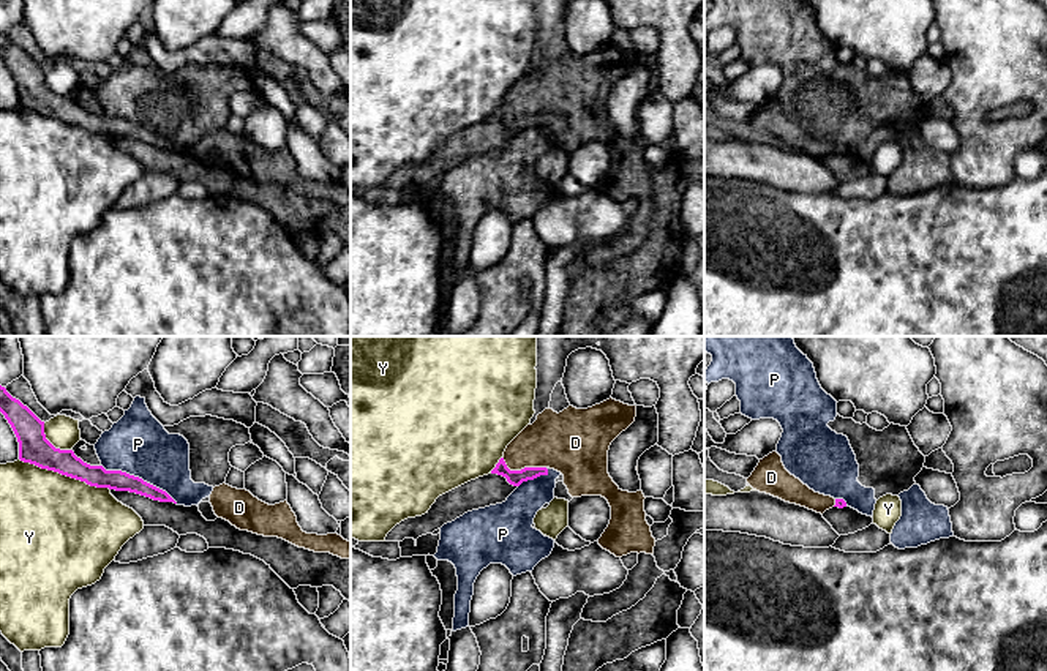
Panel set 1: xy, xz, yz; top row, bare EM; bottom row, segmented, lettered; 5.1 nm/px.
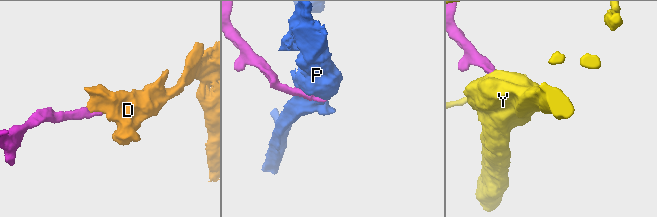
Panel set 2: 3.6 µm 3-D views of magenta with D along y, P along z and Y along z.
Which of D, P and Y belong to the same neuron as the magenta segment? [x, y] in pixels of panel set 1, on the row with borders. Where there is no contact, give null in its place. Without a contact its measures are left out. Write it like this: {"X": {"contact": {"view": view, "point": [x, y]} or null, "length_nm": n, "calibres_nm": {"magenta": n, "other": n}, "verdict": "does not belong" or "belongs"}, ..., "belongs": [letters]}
{"D": {"contact": {"view": "xz", "point": [523, 469]}, "length_nm": 220, "calibres_nm": {"magenta": 80, "other": 300}, "verdict": "belongs"}, "P": {"contact": {"view": "xy", "point": [138, 477]}, "length_nm": 440, "calibres_nm": {"magenta": 110, "other": 320}, "verdict": "does not belong"}, "Y": {"contact": {"view": "xy", "point": [65, 474]}, "length_nm": 500, "calibres_nm": {"magenta": 160, "other": 480}, "verdict": "does not belong"}, "belongs": ["D"]}

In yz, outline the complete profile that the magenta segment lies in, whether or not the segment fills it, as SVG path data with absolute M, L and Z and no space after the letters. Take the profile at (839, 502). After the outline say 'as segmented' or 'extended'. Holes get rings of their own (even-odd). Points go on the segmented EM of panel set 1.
M772 452L760 459L758 466L747 478L747 483L760 493L771 494L785 502L805 507L821 515L832 507L846 507L843 499L834 499L831 496L815 493L799 478L791 475L785 469L782 456L777 452Z; extended

